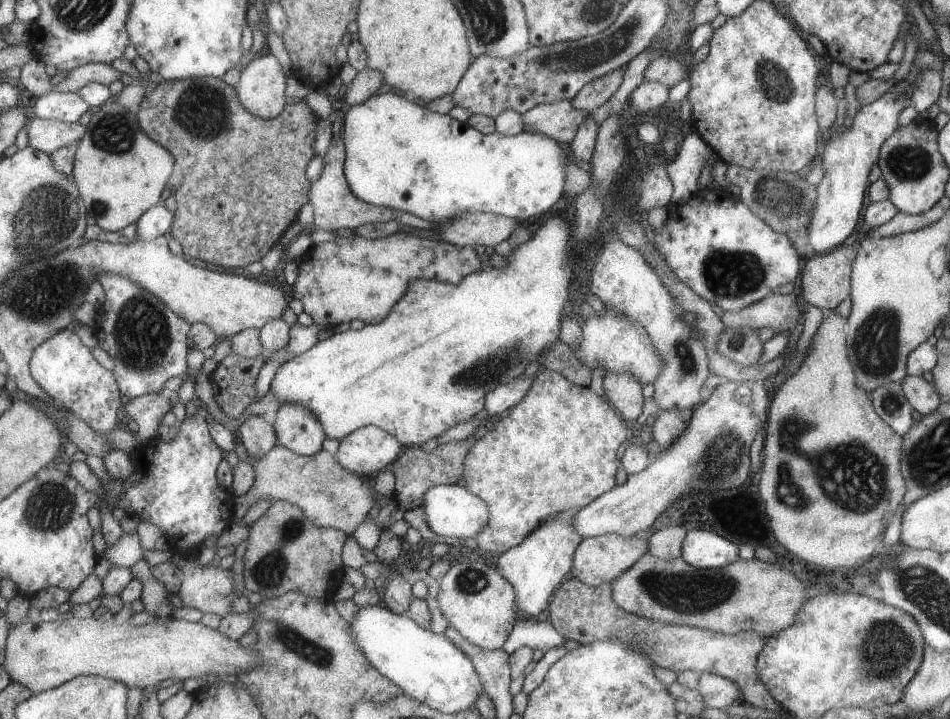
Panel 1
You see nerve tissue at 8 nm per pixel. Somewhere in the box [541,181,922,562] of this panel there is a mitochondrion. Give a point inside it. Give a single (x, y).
(867, 486)

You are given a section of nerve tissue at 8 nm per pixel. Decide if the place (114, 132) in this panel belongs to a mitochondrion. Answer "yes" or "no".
yes

